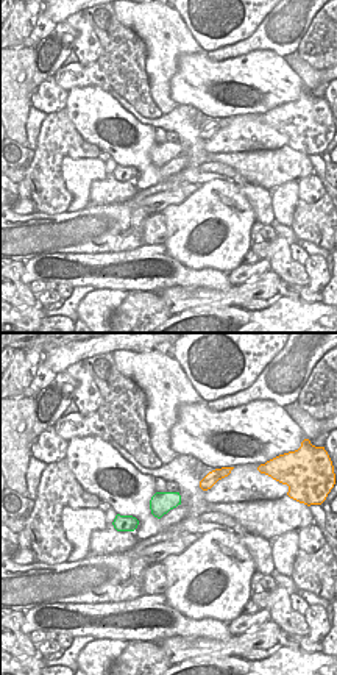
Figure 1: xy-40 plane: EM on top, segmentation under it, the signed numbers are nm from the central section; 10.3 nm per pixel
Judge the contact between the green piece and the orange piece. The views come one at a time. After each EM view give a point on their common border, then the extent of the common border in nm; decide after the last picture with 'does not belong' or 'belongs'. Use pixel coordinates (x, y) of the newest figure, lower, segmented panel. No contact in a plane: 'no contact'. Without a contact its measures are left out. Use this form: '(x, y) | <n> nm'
no contact

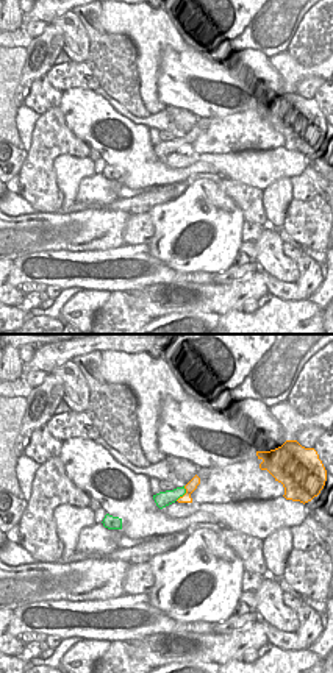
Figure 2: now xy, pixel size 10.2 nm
(183, 494) | 190 nm

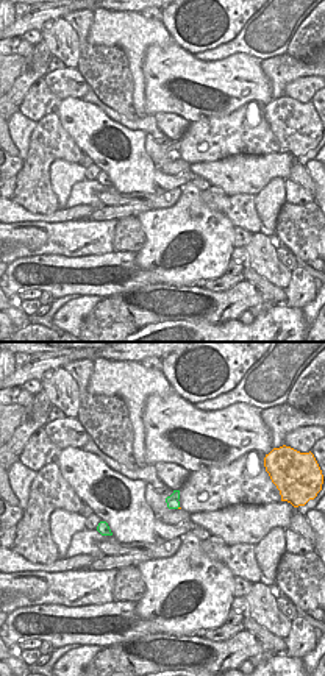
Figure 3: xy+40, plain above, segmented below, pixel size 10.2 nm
no contact

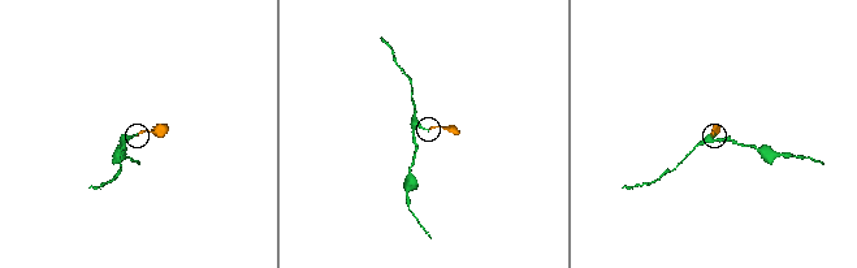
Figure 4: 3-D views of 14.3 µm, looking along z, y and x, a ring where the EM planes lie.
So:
belongs

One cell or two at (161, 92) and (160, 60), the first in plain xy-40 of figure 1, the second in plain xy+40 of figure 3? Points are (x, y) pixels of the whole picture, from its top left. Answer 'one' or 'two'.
two

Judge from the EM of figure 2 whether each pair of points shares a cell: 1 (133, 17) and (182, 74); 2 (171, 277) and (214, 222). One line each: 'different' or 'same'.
1: different
2: different

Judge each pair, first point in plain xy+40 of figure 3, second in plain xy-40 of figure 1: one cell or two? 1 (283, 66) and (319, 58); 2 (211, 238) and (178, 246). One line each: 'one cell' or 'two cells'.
1: two cells
2: one cell

